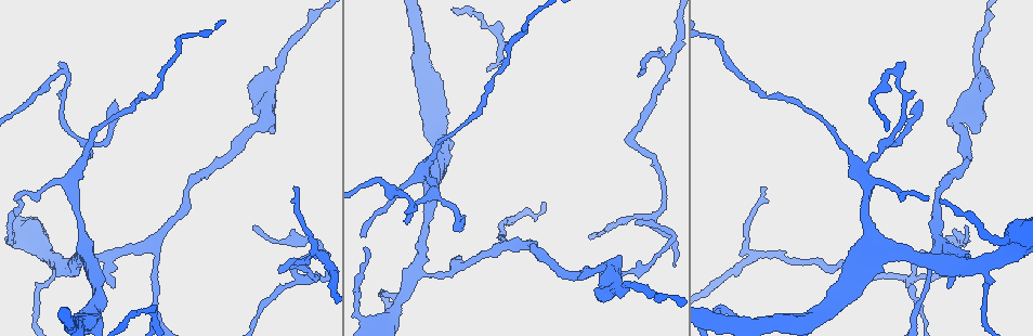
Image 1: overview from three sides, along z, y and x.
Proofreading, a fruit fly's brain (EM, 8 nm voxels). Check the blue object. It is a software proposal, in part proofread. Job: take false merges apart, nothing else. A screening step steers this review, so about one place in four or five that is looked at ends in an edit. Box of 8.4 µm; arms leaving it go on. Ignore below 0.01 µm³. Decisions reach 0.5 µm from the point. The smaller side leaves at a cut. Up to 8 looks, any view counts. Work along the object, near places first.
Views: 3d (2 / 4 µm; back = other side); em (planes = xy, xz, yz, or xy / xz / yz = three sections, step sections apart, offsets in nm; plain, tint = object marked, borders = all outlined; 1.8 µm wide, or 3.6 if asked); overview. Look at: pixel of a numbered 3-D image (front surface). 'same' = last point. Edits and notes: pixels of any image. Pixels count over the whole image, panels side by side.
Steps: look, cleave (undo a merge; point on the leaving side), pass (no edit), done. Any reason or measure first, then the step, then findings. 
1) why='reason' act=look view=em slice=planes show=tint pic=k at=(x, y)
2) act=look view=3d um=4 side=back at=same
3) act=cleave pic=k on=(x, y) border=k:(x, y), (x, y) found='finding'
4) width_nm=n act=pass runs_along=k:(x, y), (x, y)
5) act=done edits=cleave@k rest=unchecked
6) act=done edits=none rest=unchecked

why='four-way junction' act=look view=em slice=xy step=8 show=tint pic=1 at=(859, 170)

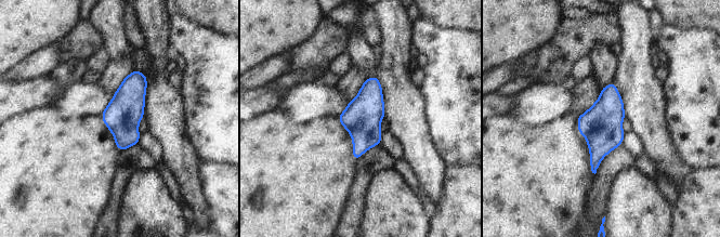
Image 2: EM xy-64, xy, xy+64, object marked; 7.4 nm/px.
act=look view=em slice=planes show=tint at=same

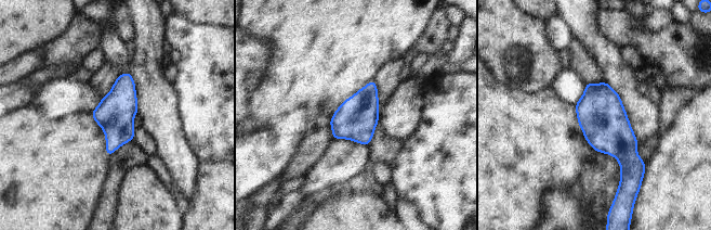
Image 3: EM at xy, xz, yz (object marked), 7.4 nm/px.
act=pass found='all the same neuron'

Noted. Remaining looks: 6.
why='a narrow waist' act=look view=em slice=yz step=16 show=tint pic=1 at=(491, 25)

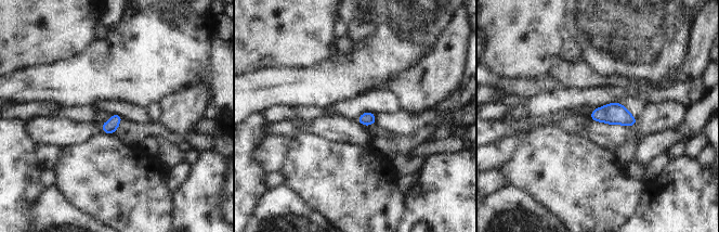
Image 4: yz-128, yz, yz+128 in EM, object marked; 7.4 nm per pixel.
why='another direction' act=look view=em slice=planes show=borders at=same

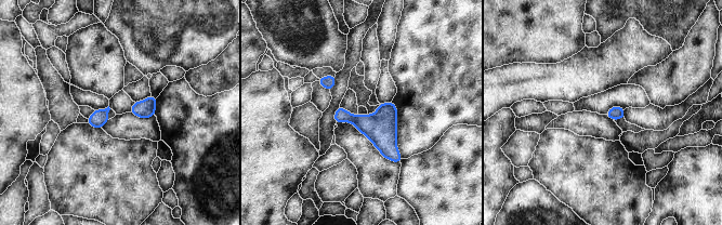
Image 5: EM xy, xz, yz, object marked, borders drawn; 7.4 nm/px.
act=pass found='all the same neuron'

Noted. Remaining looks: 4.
why='sharp bend' act=look view=em slice=planes show=tint pic=1 at=(149, 246)

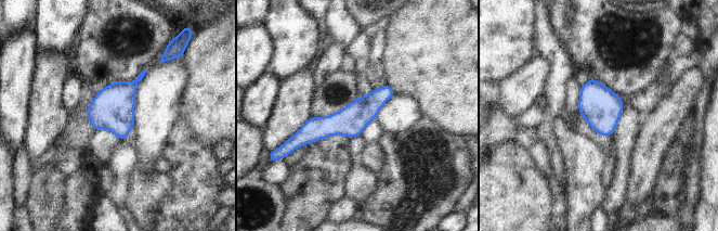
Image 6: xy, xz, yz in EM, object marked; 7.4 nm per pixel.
act=pass runs_along=6:(390, 92), (350, 122), (297, 138) found='one neuron here'

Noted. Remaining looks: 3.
act=done edits=none rest=unchecked

